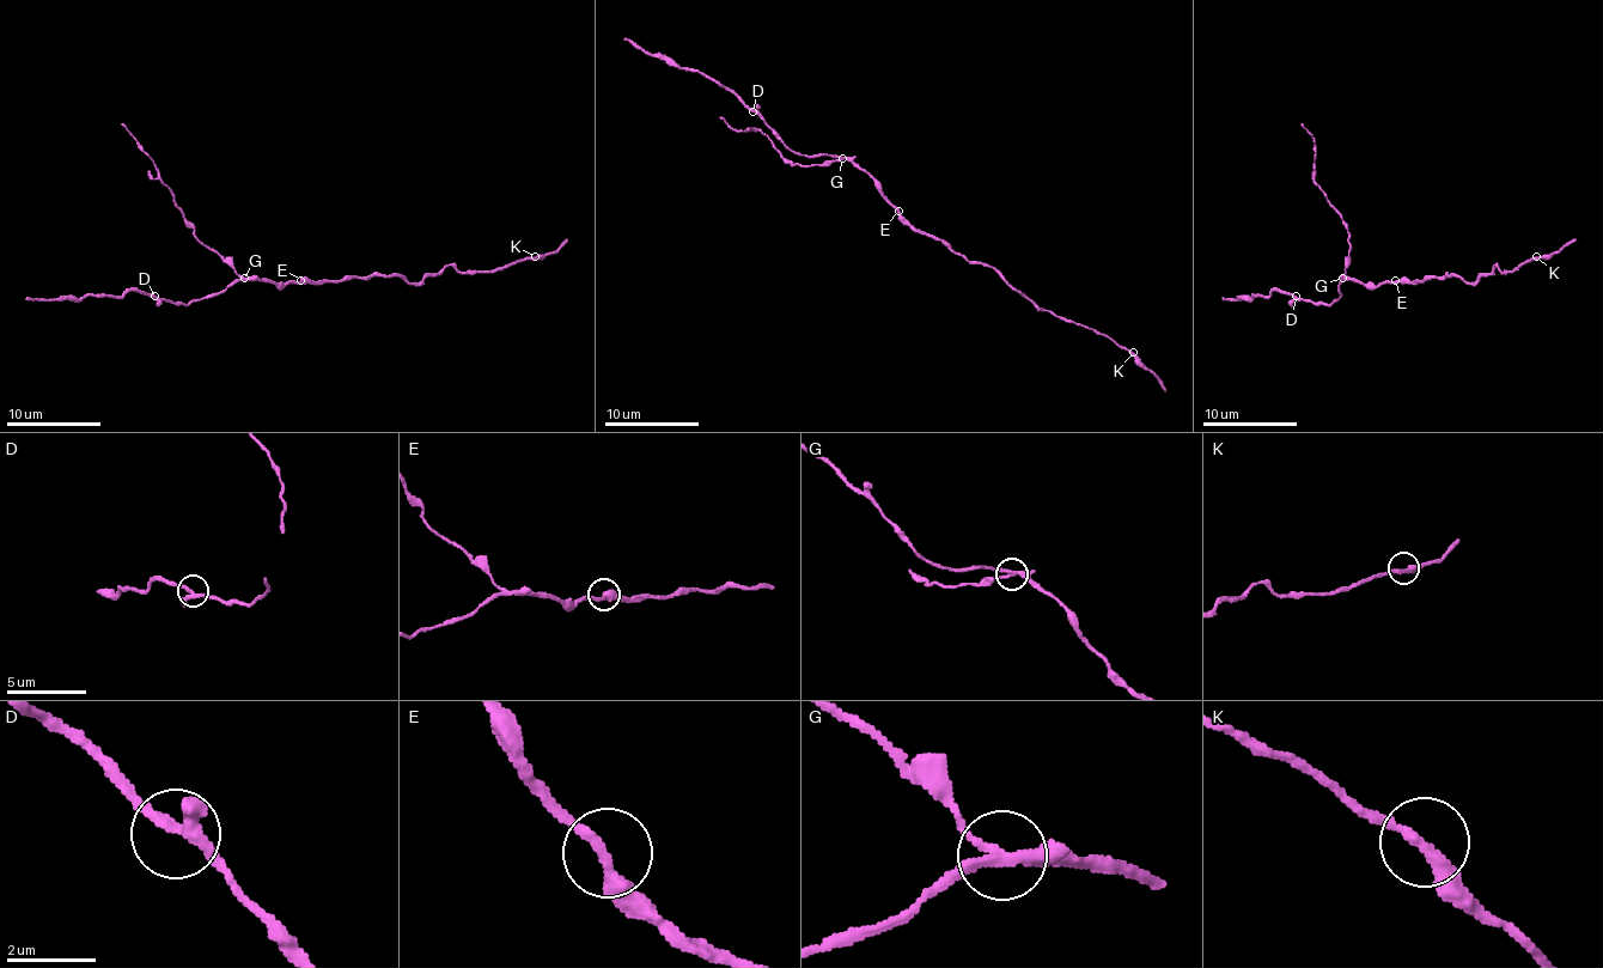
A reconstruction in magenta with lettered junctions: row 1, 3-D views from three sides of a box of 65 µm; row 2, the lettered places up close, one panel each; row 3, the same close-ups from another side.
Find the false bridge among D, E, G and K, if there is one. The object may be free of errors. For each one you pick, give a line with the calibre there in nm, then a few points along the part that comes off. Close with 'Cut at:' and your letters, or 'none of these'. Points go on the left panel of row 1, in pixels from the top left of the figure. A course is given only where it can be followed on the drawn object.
G: calibre 240 nm; course (244, 278), (195, 235), (136, 138), (122, 125)
Cut at: G

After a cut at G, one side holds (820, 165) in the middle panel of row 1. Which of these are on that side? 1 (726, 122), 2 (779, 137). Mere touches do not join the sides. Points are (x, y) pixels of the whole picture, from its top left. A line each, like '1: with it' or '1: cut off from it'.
1: with it
2: cut off from it

